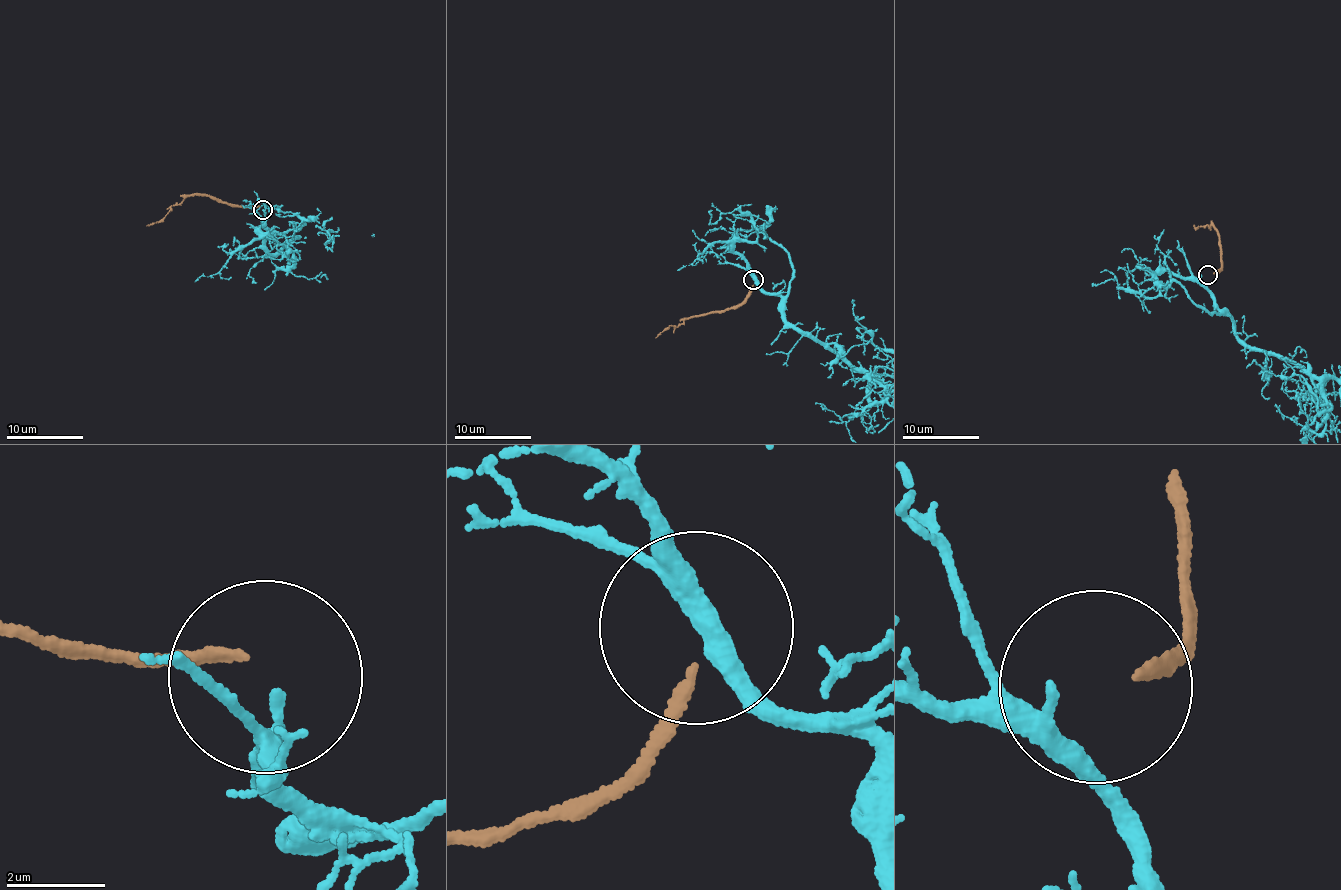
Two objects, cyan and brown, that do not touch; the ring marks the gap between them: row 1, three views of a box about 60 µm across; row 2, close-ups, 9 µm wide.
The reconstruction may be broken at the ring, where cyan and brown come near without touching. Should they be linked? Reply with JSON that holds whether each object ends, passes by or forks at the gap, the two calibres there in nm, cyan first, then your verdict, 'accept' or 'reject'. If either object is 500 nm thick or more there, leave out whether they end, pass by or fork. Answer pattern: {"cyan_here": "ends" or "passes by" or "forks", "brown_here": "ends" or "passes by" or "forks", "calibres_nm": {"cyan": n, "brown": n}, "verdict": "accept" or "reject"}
{"cyan_here": "ends", "brown_here": "ends", "calibres_nm": {"cyan": 240, "brown": 200}, "verdict": "accept"}

